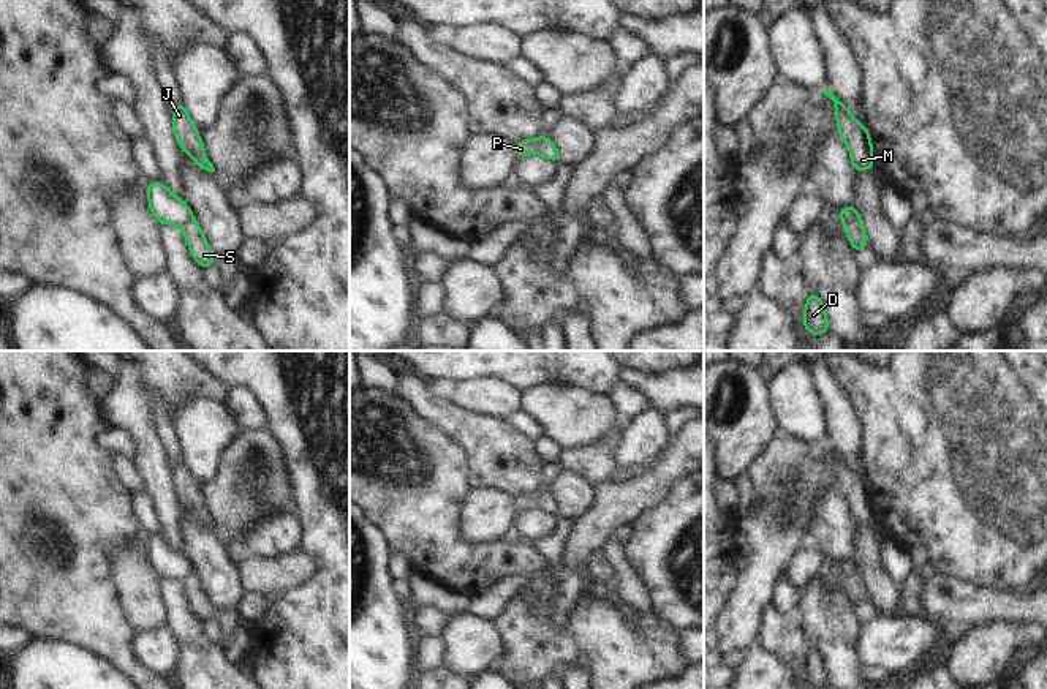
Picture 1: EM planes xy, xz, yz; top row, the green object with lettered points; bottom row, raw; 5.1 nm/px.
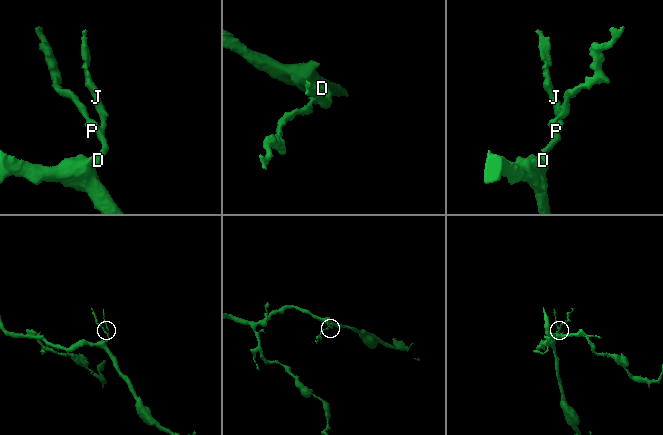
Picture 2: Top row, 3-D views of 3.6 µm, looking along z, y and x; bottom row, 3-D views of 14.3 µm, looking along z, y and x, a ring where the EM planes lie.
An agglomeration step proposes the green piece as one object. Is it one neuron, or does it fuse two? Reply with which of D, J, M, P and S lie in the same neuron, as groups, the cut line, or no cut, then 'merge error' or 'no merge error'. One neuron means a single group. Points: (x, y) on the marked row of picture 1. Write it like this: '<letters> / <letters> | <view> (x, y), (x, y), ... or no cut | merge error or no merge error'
D J M S / P | yz (858, 214), (851, 222), (845, 223) | merge error

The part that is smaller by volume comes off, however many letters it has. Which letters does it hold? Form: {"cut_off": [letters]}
{"cut_off": ["P"]}

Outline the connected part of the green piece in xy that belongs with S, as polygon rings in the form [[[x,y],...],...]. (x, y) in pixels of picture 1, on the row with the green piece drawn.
[[[193,218],[187,224],[182,226],[183,235],[187,239],[188,248],[195,261],[202,267],[207,269],[214,265],[215,253],[209,247],[201,226]]]

